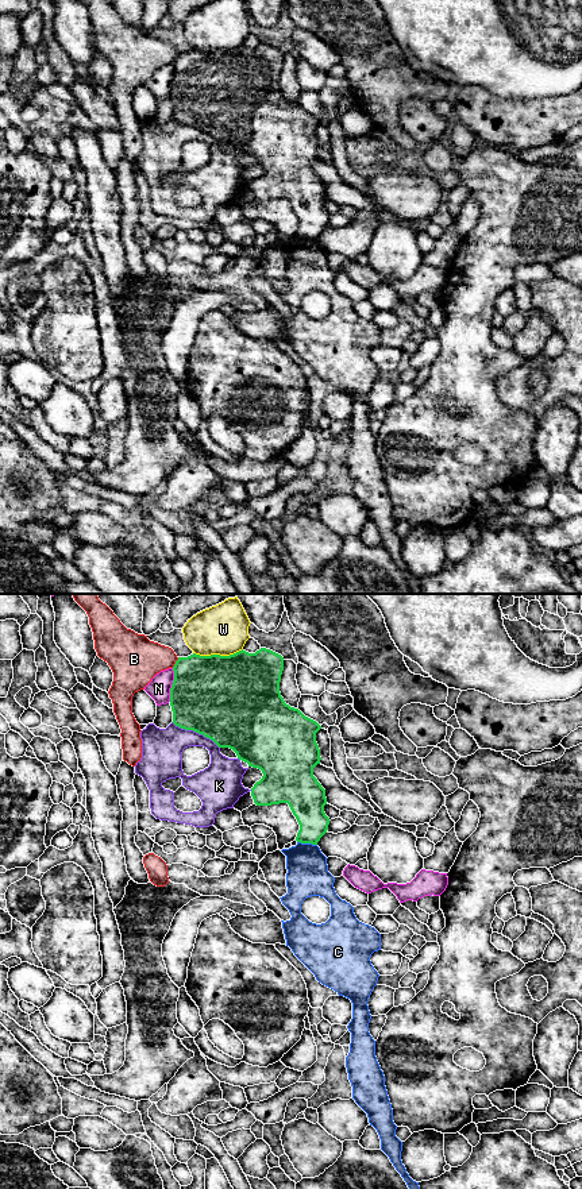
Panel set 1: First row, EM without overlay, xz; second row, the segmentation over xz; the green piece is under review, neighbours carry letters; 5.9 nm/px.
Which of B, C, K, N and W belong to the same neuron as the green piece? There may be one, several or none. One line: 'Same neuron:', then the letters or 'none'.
Same neuron: none

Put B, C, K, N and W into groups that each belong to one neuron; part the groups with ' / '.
B / C / K / N / W

